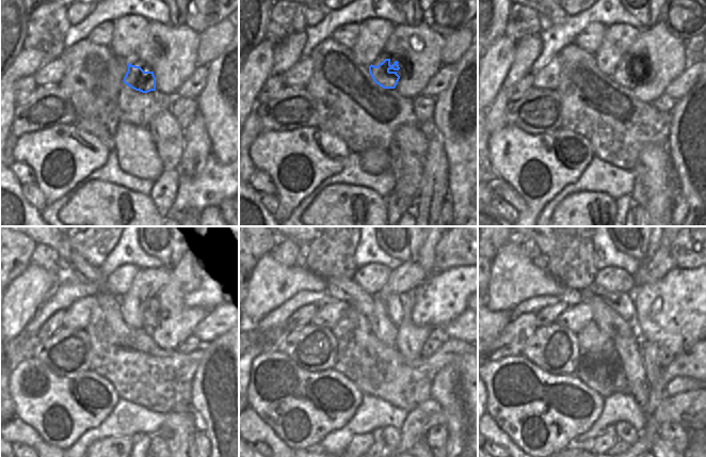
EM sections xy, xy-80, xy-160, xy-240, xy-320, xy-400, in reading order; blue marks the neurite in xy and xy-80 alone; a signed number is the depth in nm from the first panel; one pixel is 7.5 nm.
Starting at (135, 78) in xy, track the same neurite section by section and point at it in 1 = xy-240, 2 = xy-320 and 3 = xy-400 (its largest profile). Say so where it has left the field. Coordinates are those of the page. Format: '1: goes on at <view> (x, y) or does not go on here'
1: goes on at xy-240 (150, 317)
2: goes on at xy-320 (394, 308)
3: goes on at xy-400 (621, 301)

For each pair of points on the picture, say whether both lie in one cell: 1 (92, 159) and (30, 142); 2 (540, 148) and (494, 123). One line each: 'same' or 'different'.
1: same
2: different

